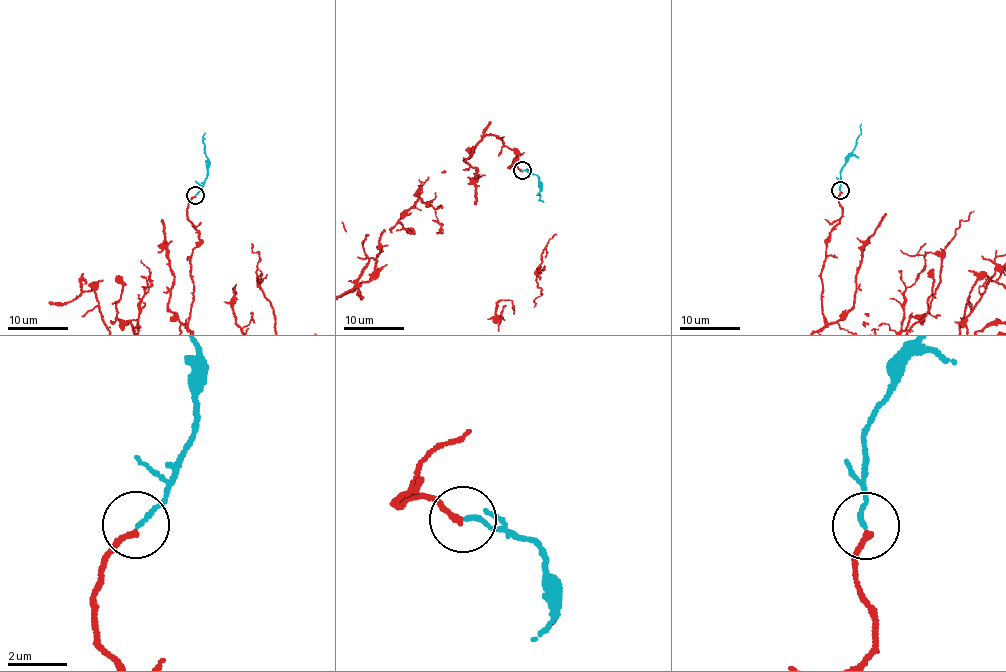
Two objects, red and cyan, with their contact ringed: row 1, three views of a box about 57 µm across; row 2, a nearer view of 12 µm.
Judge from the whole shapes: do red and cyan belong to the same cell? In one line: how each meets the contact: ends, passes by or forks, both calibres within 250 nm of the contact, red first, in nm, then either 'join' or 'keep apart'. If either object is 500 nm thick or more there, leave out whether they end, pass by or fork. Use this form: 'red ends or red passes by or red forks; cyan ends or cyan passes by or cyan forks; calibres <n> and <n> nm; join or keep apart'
red ends; cyan ends; calibres 190 and 150 nm; join

